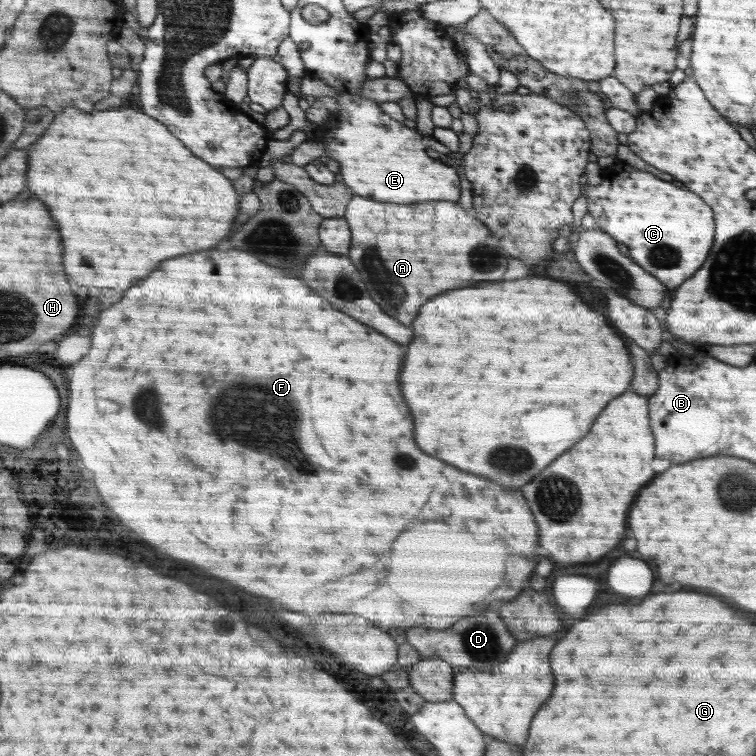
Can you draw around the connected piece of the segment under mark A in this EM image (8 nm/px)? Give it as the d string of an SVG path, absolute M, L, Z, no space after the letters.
M353 196L352 202L347 204L346 212L344 218L348 218L348 222L352 222L352 254L348 254L347 257L352 258L352 262L356 262L356 266L360 266L360 274L364 274L364 282L368 282L368 290L372 290L372 298L376 298L376 302L380 302L380 306L384 306L384 310L388 310L388 314L392 314L392 318L400 318L400 322L404 322L406 326L410 326L414 322L414 318L418 316L420 306L426 304L430 298L434 298L434 296L438 296L438 294L442 294L446 290L474 286L478 282L502 280L502 276L506 272L508 256L502 250L503 245L492 236L491 229L485 223L482 223L474 214L468 216L468 212L462 210L454 202L420 202L420 204L412 204L412 206L400 206L400 204L390 204L390 202L384 204L384 202L374 202L370 198Z

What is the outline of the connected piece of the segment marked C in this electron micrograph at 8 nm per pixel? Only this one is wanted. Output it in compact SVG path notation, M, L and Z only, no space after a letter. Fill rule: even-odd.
M618 163L612 166L616 182L602 179L597 186L588 186L586 189L586 200L588 212L594 216L598 228L608 230L612 238L626 244L630 248L630 258L634 262L640 262L644 270L648 270L660 282L663 282L668 290L676 289L687 281L692 274L704 264L708 253L714 243L714 212L709 203L705 203L695 192L686 188L676 188L670 182L664 182L652 173Z

